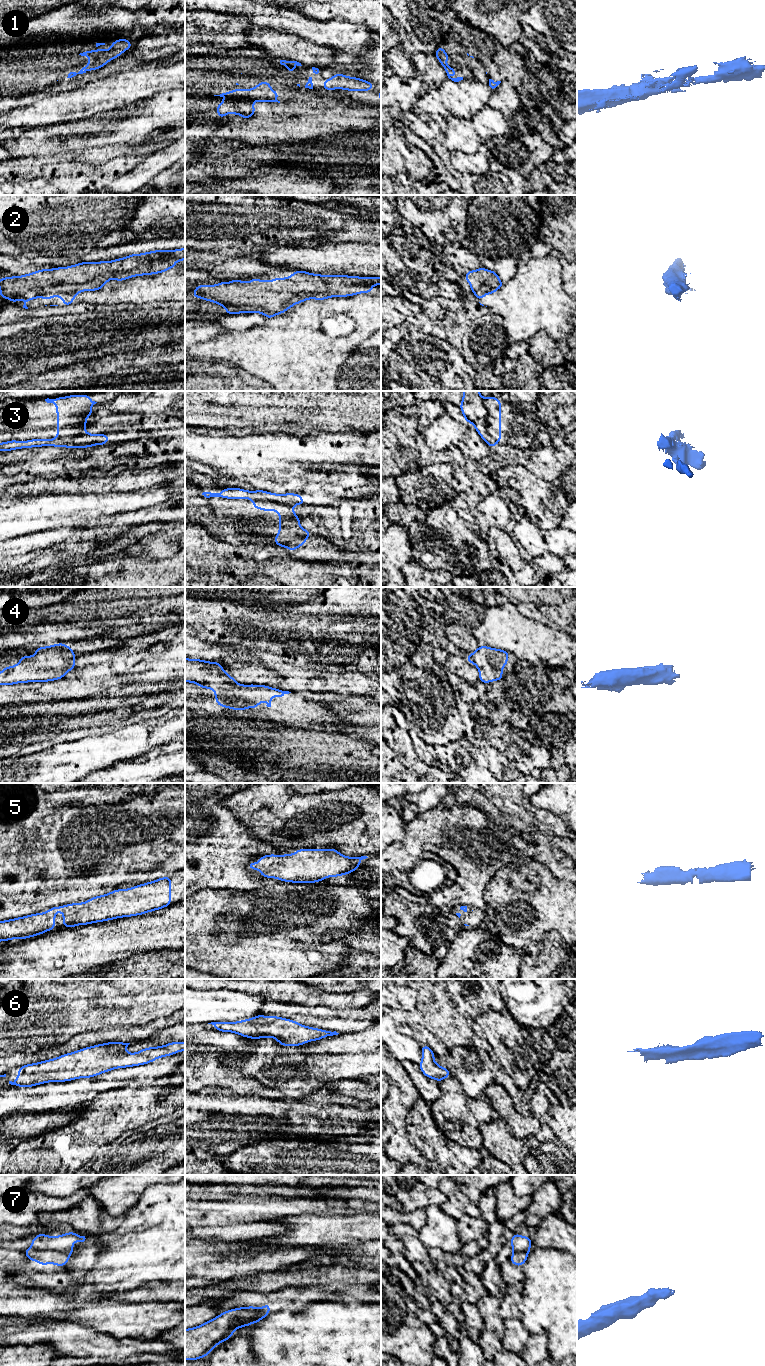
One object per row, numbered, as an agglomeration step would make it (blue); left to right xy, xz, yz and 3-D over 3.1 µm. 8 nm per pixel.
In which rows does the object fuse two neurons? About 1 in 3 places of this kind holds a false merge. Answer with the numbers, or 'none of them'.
7

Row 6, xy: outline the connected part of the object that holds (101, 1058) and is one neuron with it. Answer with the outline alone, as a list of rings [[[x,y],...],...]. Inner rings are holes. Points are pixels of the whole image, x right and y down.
[[[108,1042],[98,1044],[72,1053],[63,1054],[57,1058],[44,1060],[42,1062],[27,1064],[18,1067],[19,1074],[14,1082],[9,1084],[19,1087],[32,1087],[47,1082],[65,1082],[79,1078],[91,1078],[101,1073],[109,1072],[116,1068],[139,1066],[153,1062],[160,1057],[174,1055],[185,1050],[185,1042],[171,1042],[164,1046],[144,1048],[137,1053],[125,1053],[130,1043]]]

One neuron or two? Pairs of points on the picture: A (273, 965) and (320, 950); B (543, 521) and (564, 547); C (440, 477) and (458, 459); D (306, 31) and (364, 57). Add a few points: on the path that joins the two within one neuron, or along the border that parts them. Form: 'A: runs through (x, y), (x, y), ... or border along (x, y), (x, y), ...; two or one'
A: runs through (285, 960), (291, 955), (308, 955); one
B: border along (559, 525), (551, 530); two
C: border along (449, 464), (452, 468), (451, 486), (454, 489); two
D: border along (370, 44), (353, 54); two

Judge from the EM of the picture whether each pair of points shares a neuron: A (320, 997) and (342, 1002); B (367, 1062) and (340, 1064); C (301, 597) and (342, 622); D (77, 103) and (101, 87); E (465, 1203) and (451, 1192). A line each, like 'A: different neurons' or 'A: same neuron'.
A: same neuron
B: same neuron
C: different neurons
D: same neuron
E: same neuron

